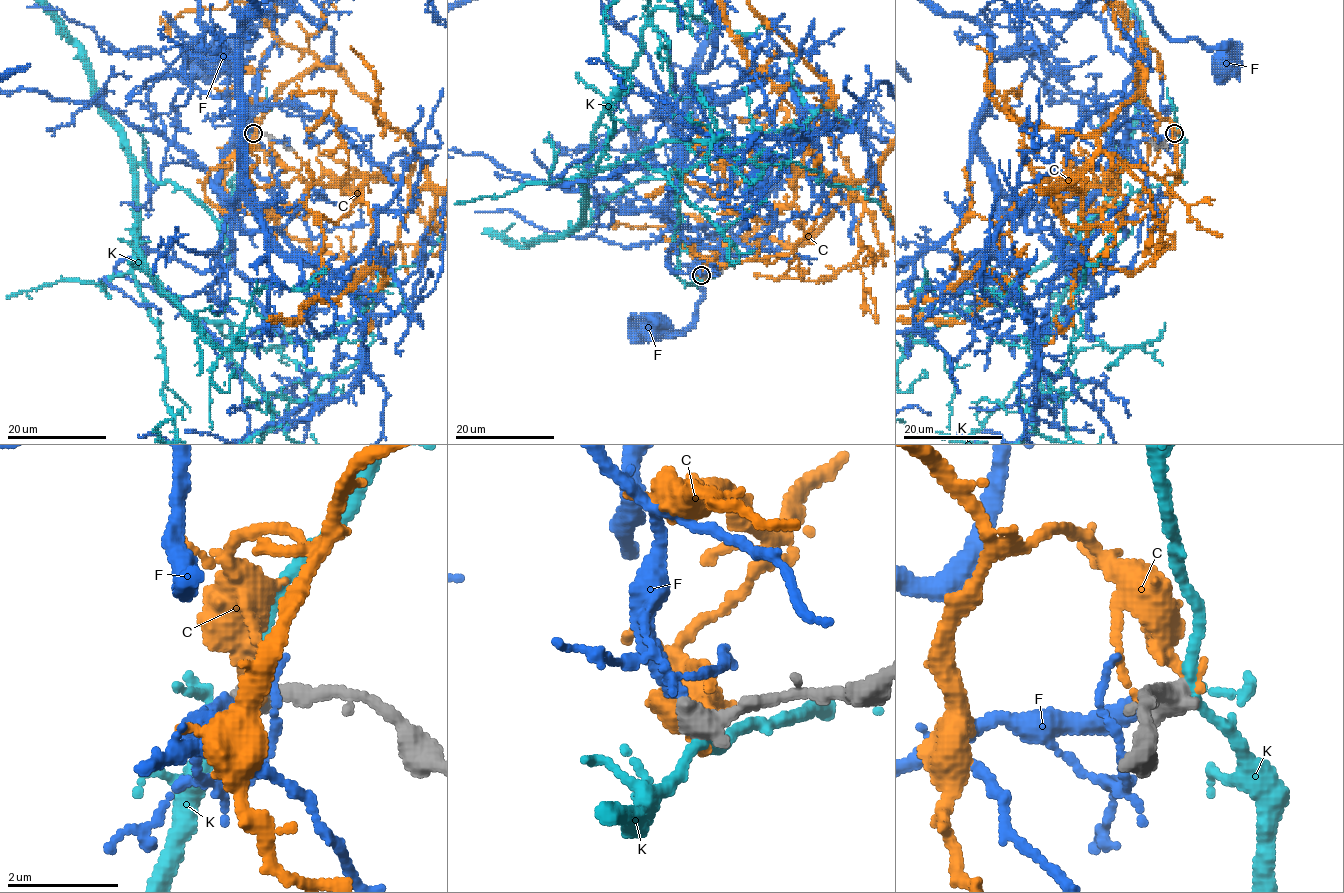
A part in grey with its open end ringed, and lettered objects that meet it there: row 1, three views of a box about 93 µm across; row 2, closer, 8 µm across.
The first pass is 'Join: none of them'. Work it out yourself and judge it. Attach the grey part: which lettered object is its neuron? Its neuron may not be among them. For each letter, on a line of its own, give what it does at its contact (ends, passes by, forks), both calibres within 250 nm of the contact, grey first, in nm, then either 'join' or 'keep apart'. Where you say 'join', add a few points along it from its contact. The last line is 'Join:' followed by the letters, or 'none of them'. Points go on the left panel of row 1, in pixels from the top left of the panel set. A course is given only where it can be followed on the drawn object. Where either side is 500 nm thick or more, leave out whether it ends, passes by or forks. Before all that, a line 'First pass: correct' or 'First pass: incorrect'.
First pass: incorrect
C: 500/360 nm | keep apart
F: it ends | 480/320 nm | join
K: 500/150 nm | keep apart
Join: F

